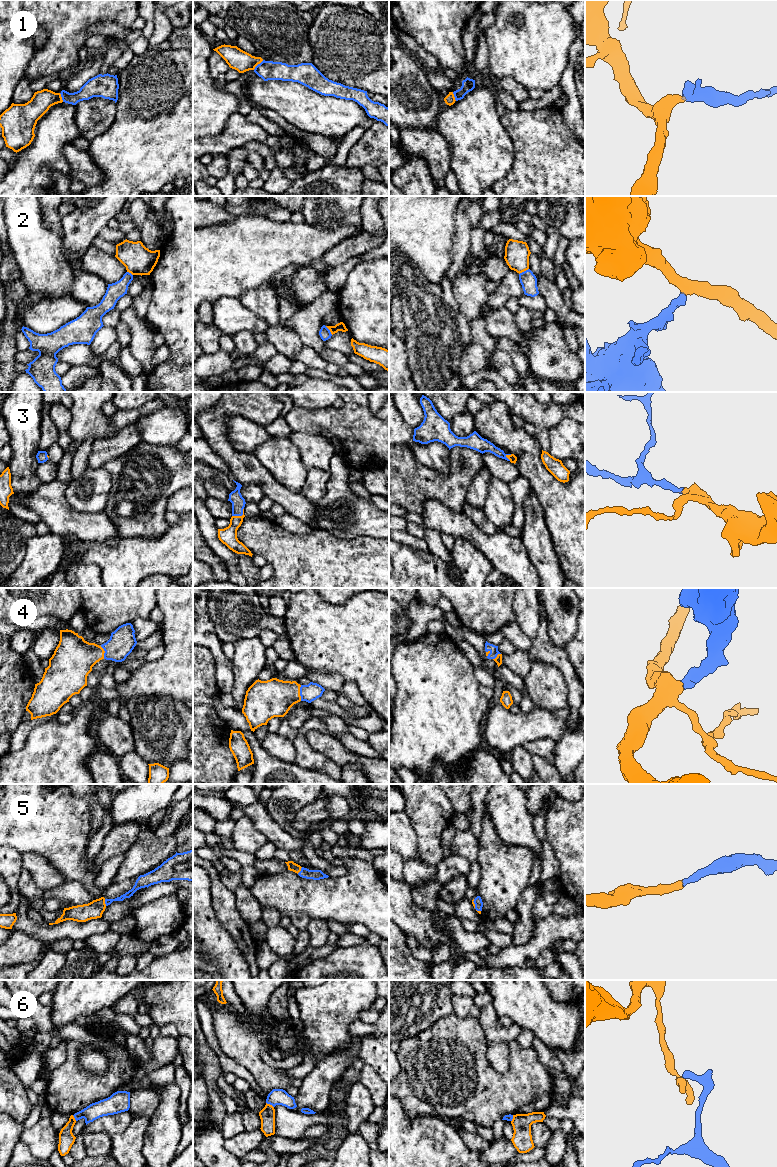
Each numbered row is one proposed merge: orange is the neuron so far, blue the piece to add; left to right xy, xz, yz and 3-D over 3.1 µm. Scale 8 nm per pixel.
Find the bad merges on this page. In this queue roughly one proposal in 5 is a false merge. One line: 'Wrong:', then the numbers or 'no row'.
Wrong: 2, 6

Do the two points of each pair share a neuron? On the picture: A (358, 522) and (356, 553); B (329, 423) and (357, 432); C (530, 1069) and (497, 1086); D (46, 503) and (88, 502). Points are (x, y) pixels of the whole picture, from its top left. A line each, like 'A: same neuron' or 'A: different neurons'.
A: different neurons
B: same neuron
C: same neuron
D: different neurons

